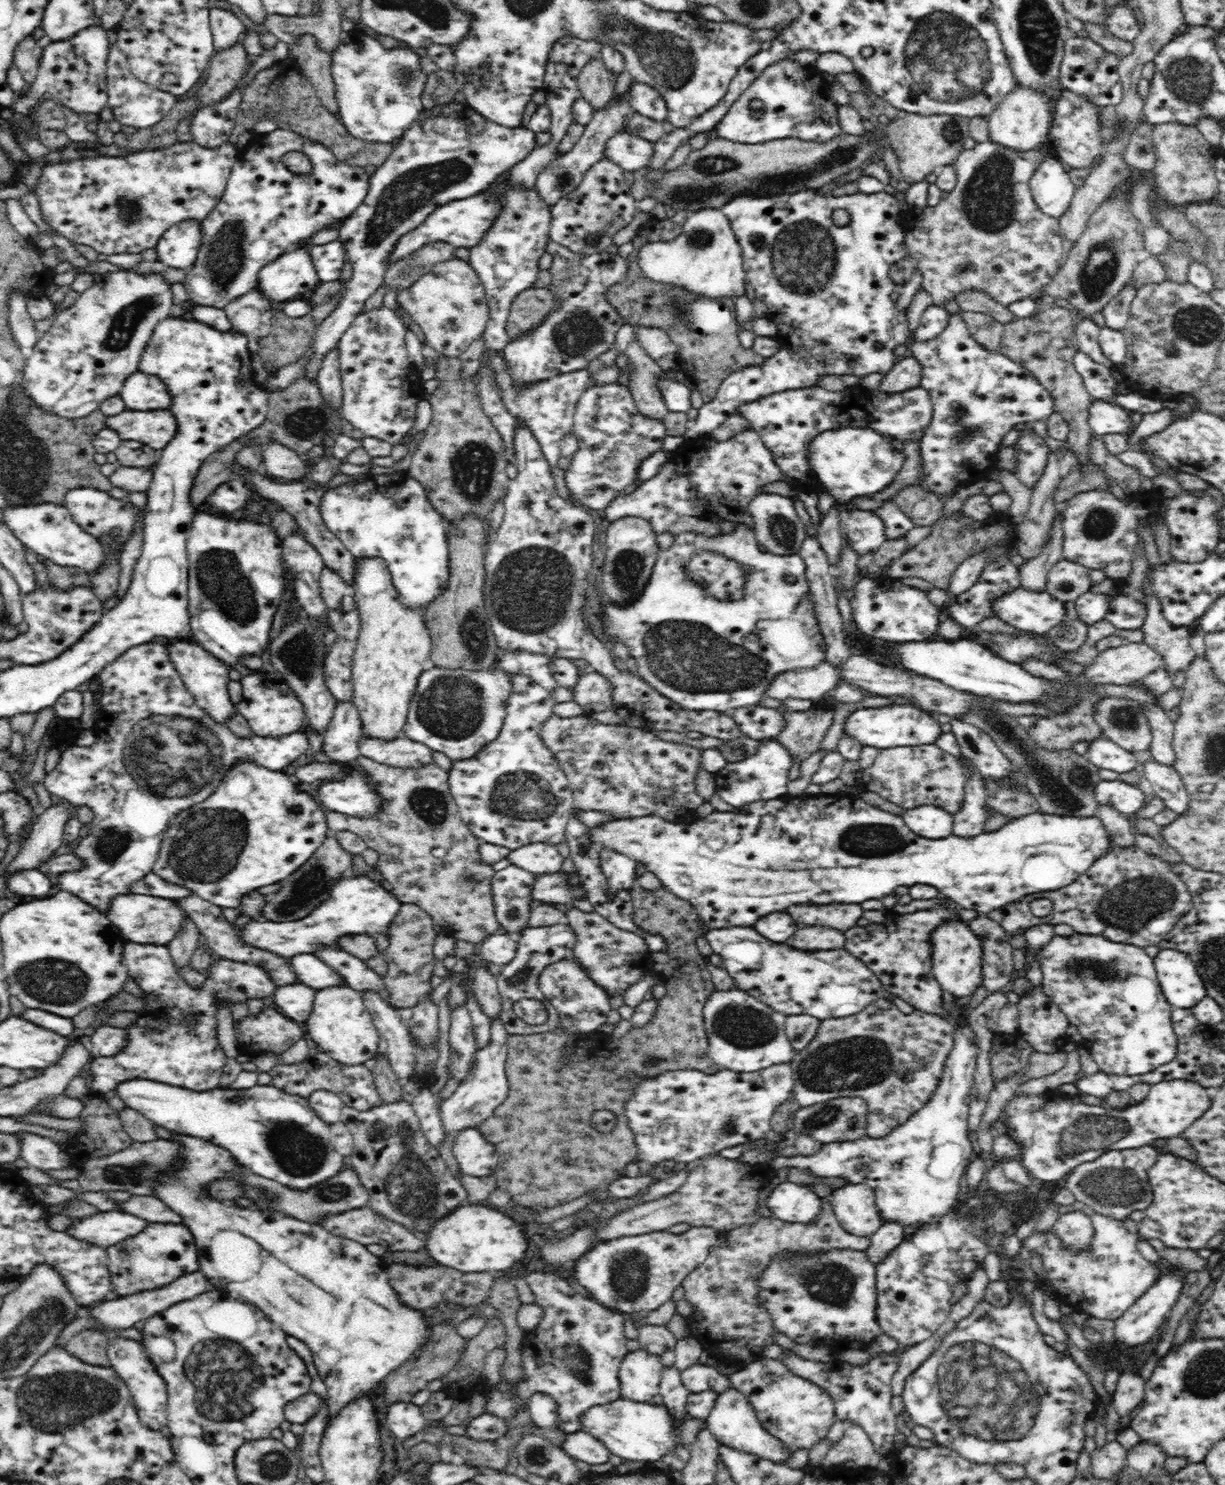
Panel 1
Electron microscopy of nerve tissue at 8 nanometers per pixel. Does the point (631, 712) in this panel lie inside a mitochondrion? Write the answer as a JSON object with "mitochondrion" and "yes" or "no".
{"mitochondrion":"no"}

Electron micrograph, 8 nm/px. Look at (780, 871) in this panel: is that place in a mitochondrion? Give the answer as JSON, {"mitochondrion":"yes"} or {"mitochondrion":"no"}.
{"mitochondrion":"yes"}

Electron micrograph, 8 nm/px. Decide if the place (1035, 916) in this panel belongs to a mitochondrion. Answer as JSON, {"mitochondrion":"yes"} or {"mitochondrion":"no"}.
{"mitochondrion":"no"}

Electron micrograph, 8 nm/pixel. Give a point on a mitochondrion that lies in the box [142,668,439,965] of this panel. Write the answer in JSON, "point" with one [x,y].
{"point":[207,845]}

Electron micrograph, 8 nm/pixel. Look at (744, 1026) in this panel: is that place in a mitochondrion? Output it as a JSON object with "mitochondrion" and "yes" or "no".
{"mitochondrion":"yes"}

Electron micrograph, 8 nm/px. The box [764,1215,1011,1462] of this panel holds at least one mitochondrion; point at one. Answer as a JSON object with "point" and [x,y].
{"point":[827,1281]}

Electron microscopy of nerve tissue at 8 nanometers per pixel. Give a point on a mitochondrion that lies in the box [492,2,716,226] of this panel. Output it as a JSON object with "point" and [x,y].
{"point":[666,55]}

